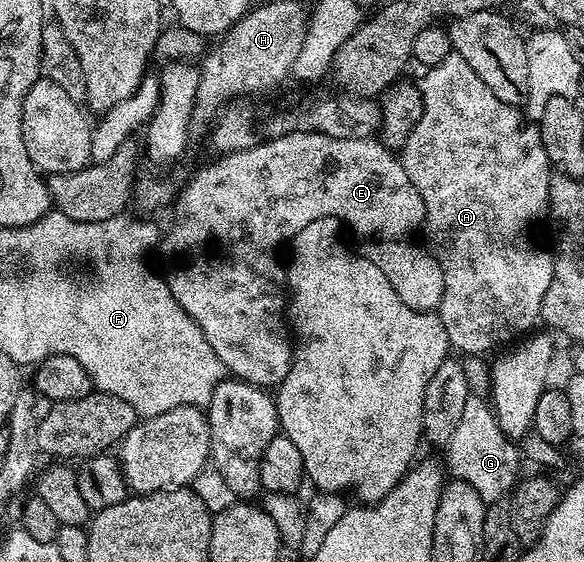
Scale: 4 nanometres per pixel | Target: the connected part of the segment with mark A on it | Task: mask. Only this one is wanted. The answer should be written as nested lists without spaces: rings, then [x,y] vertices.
[[[452,53],[449,57],[445,57],[445,61],[441,61],[435,67],[426,68],[422,73],[424,74],[423,83],[421,82],[423,112],[421,121],[417,121],[417,125],[413,125],[413,129],[409,133],[409,141],[405,141],[403,146],[401,152],[403,168],[405,173],[409,173],[409,181],[413,181],[417,193],[425,201],[425,232],[427,231],[428,239],[426,242],[429,244],[431,254],[441,265],[441,273],[445,277],[445,293],[439,302],[437,314],[444,322],[450,346],[455,351],[465,351],[466,356],[483,357],[486,356],[486,351],[494,352],[496,349],[518,340],[520,336],[534,328],[531,326],[535,322],[537,324],[540,322],[539,310],[545,301],[545,293],[549,290],[549,281],[553,281],[555,260],[548,252],[546,255],[541,248],[531,244],[531,239],[527,236],[527,226],[542,211],[544,214],[548,210],[549,185],[553,171],[547,162],[545,145],[541,141],[538,126],[534,122],[528,121],[524,112],[516,104],[501,101],[501,97],[497,97],[497,93],[493,93],[493,89],[489,89],[489,85],[485,85],[485,81],[481,81],[481,77],[477,77],[473,65],[469,65],[469,61],[465,61],[465,57]]]

